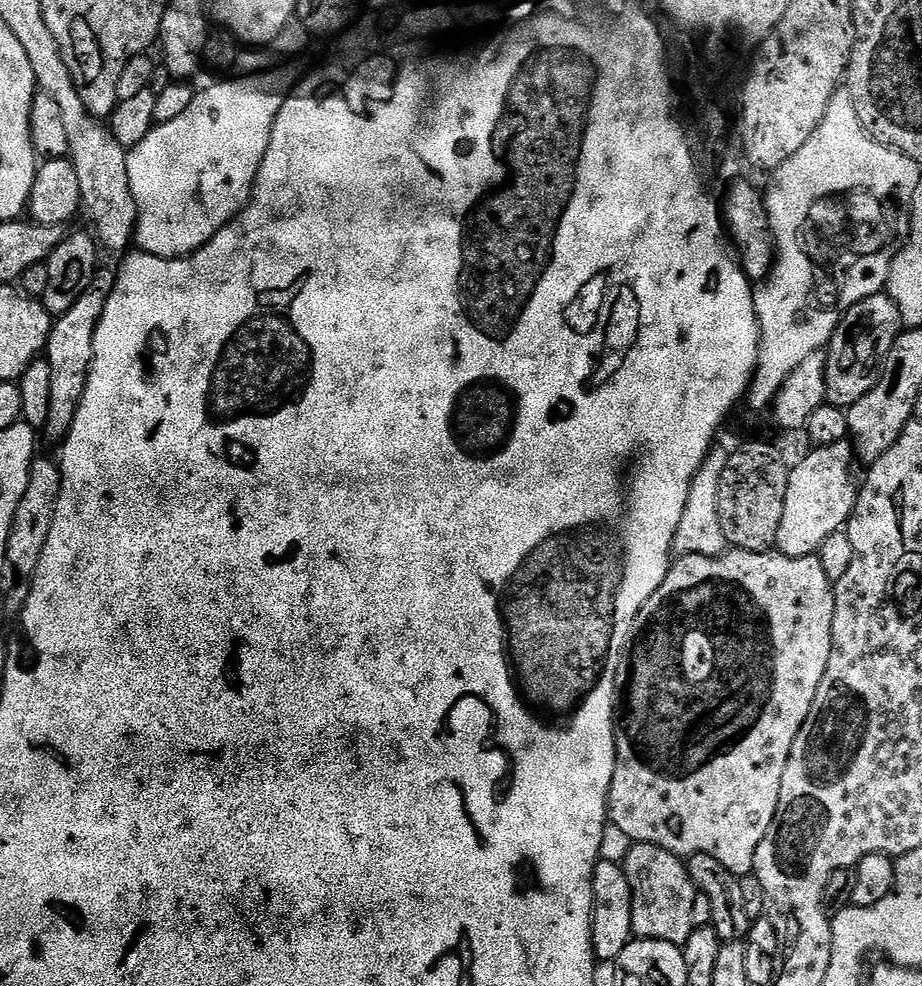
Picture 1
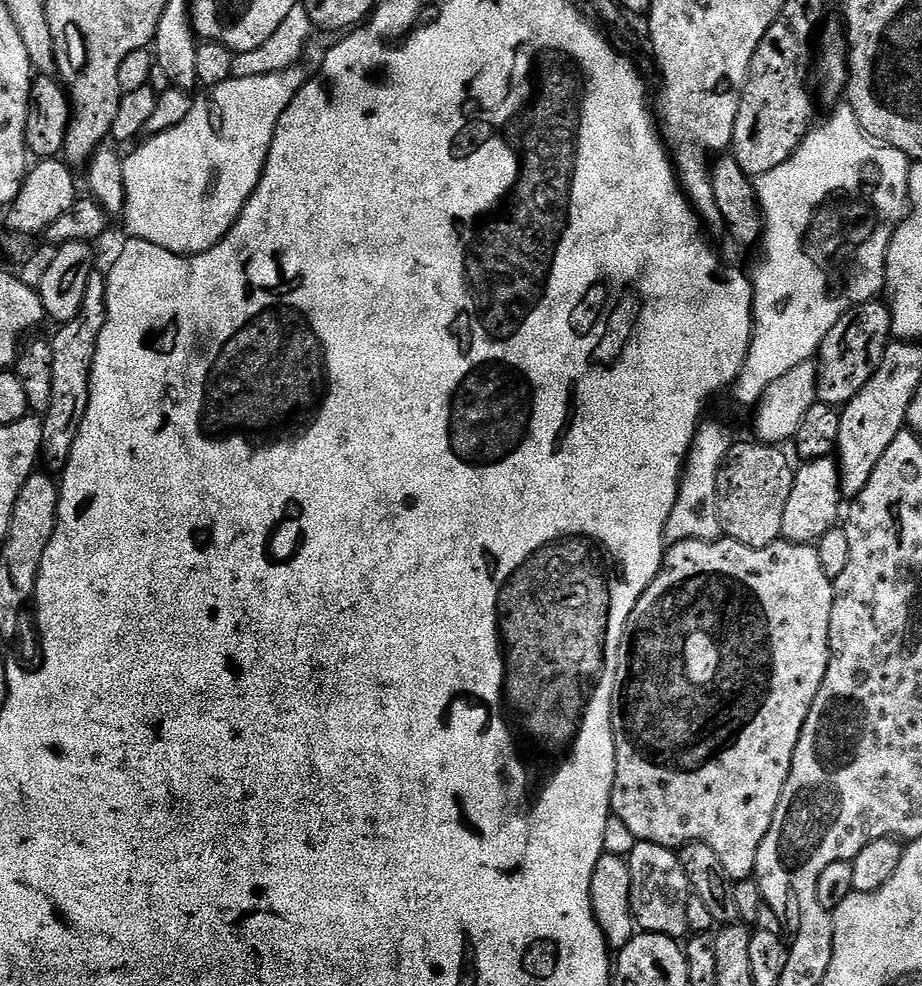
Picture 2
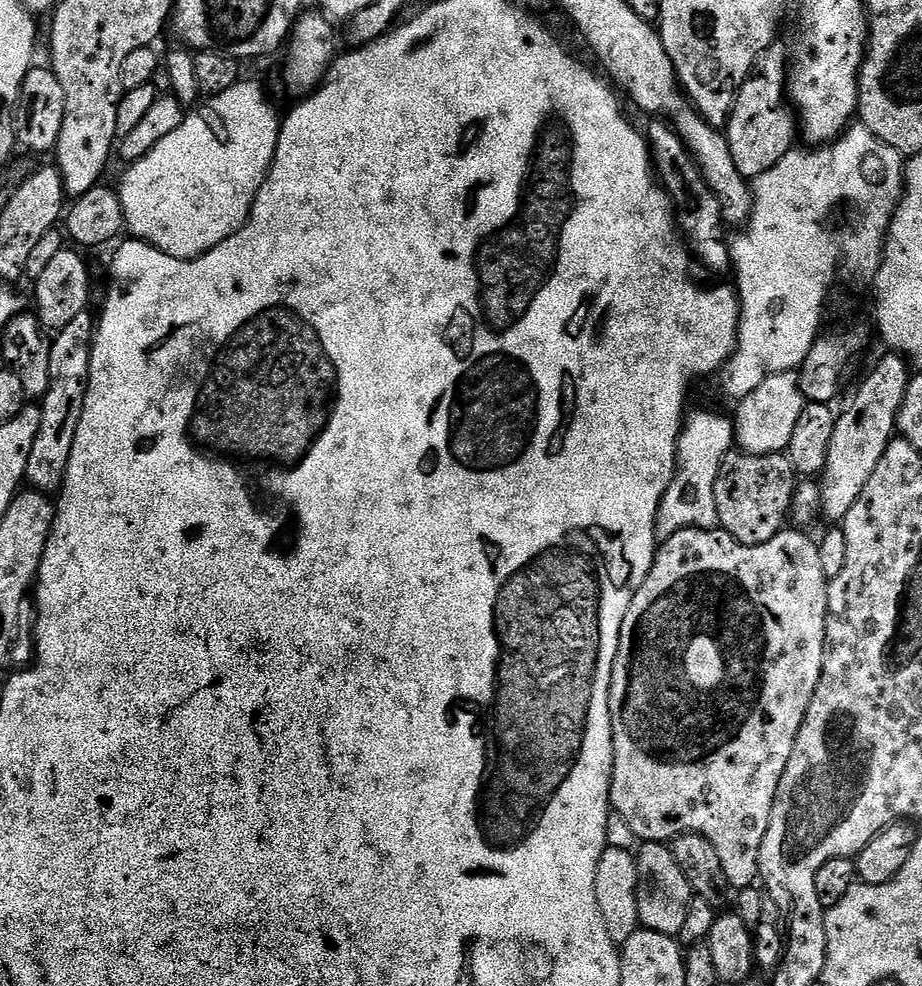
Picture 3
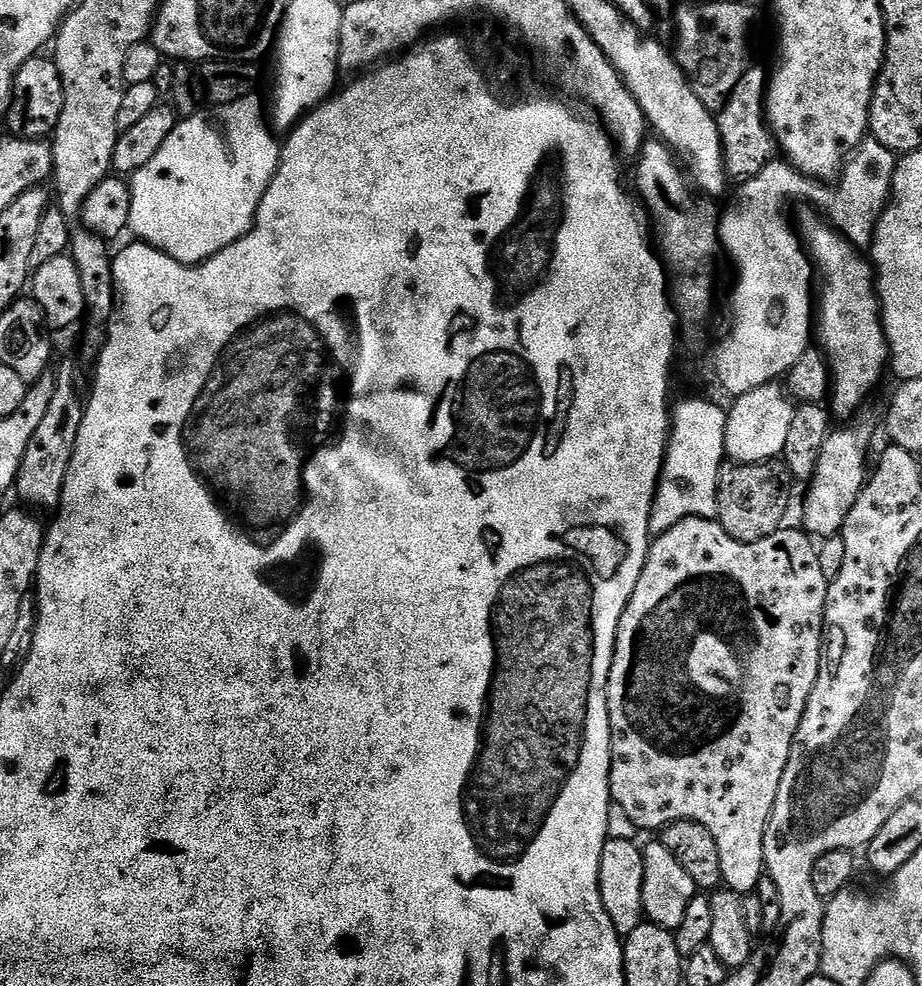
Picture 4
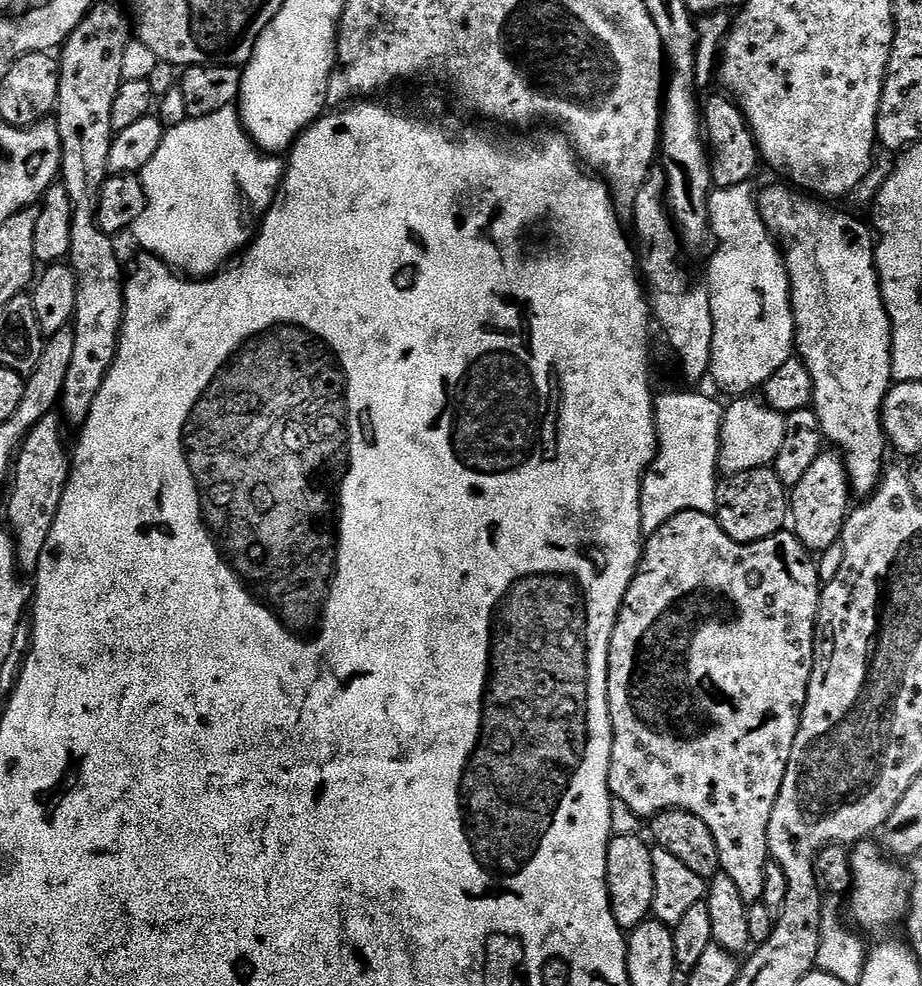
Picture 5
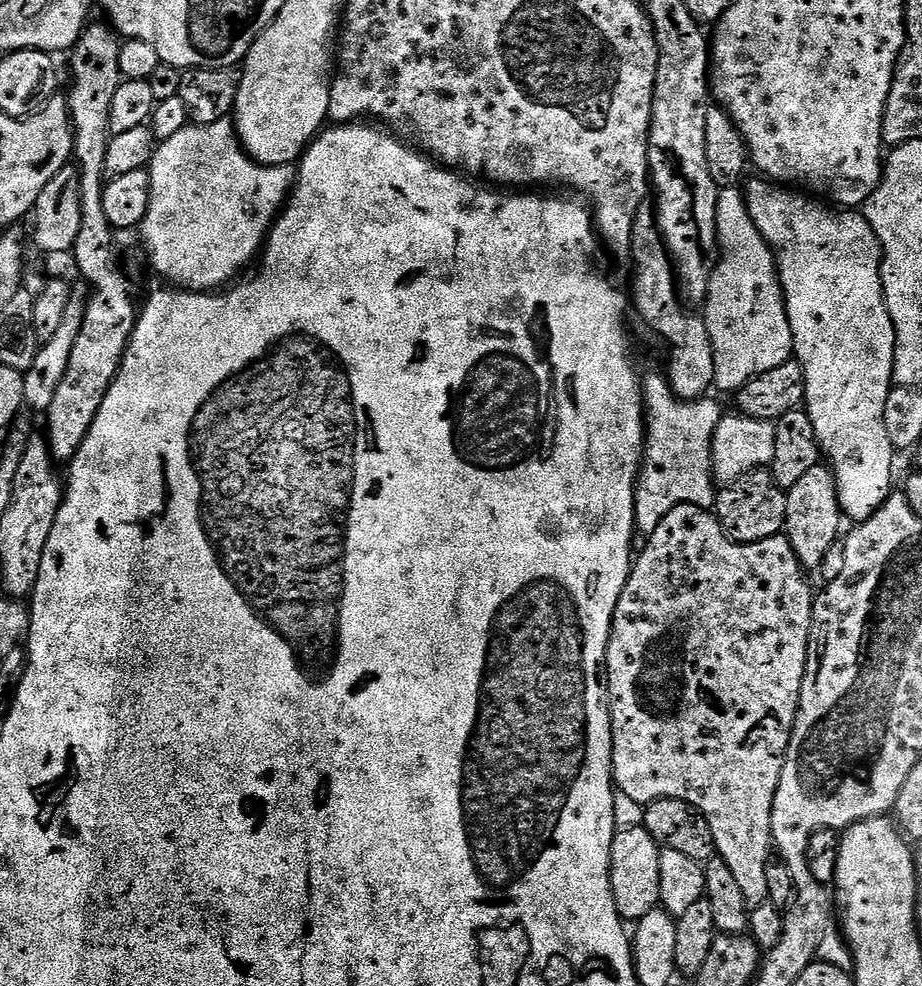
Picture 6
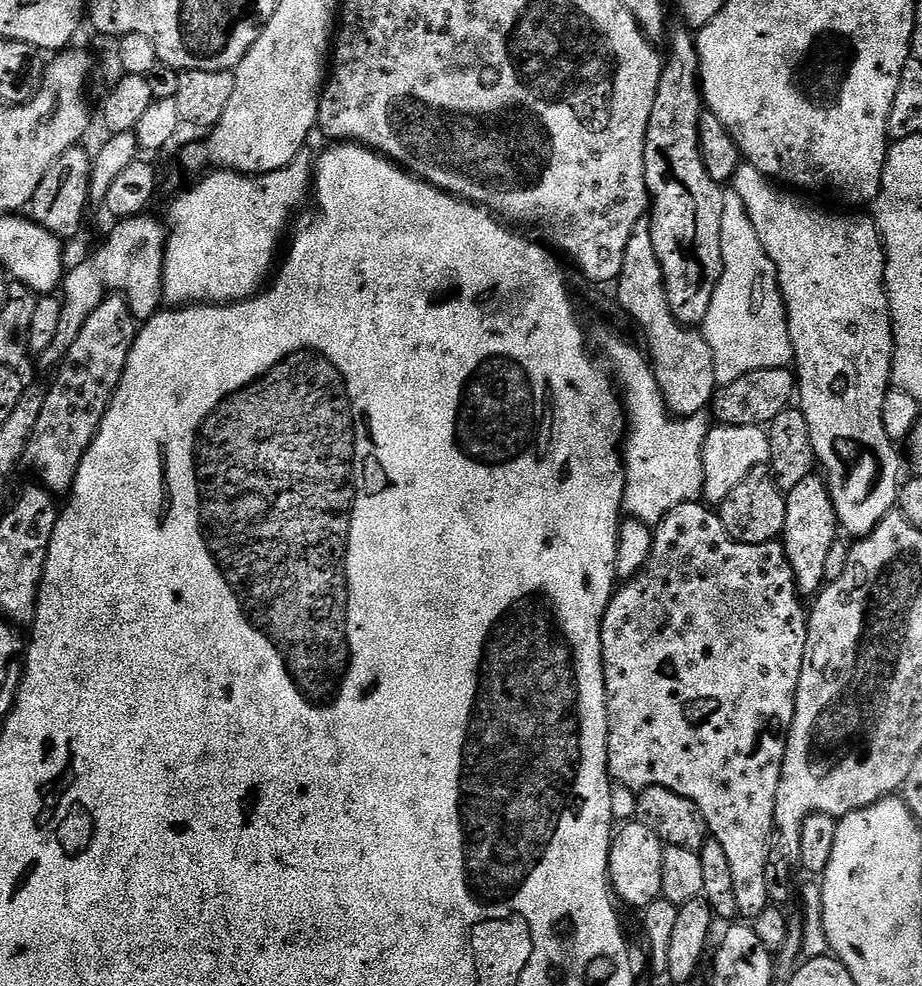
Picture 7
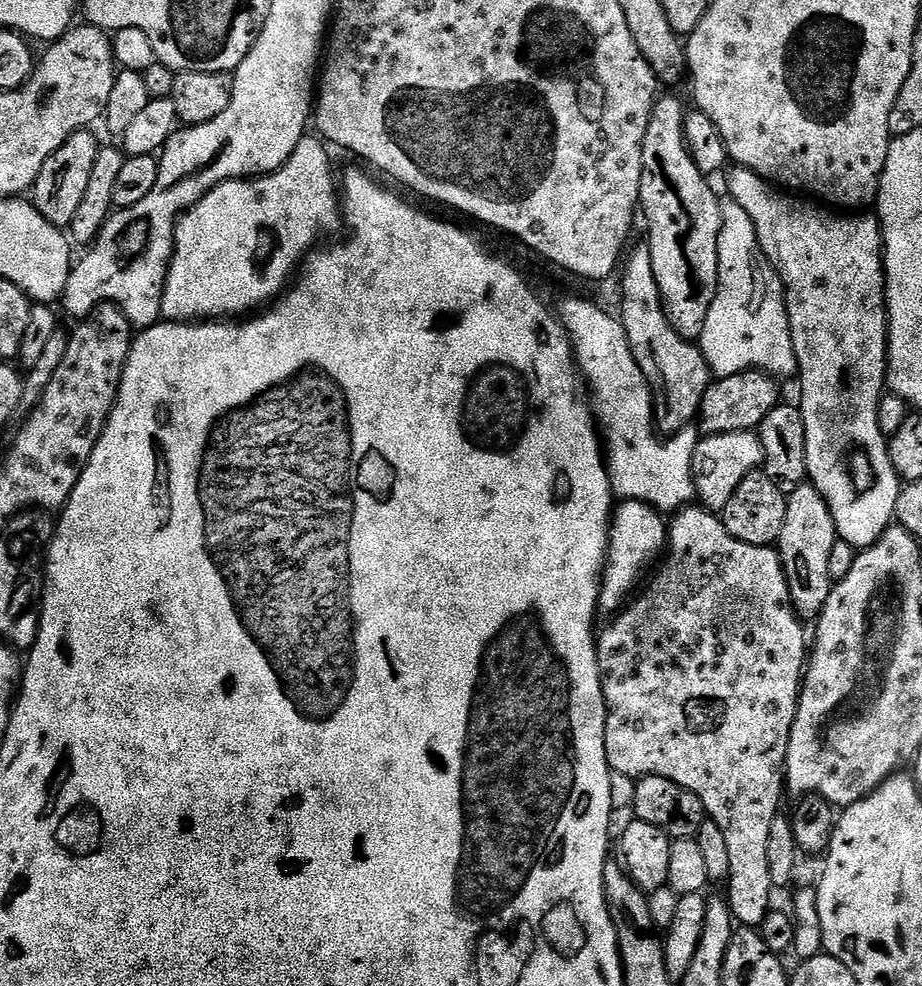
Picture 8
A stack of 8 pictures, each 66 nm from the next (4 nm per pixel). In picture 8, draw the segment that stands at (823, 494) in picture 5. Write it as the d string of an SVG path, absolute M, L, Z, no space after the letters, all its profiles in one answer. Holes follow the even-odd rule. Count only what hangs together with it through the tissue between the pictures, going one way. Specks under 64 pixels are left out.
M811 482L800 484L787 493L786 526L778 541L780 561L790 586L792 608L801 621L812 622L820 615L826 598L832 593L834 581L830 578L830 550L834 550L836 527L834 518L818 490Z

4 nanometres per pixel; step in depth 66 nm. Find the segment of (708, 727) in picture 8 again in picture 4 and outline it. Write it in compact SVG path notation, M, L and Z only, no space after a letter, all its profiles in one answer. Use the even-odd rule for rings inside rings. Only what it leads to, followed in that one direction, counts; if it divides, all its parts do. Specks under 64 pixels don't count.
M686 518L682 522L678 522L678 526L670 526L670 530L666 530L666 534L655 537L648 545L646 566L642 570L642 578L638 578L638 586L633 590L630 602L620 619L618 634L616 635L616 652L612 655L610 678L608 679L608 717L610 718L610 730L612 731L612 769L610 770L610 782L608 783L612 791L611 803L622 806L622 810L626 810L626 815L629 816L630 822L634 822L637 830L644 830L644 828L663 830L675 819L693 820L702 826L706 826L706 830L710 830L710 834L714 834L714 842L718 842L718 855L722 858L723 887L729 892L755 893L759 889L761 878L766 875L764 867L764 835L772 817L774 802L778 798L778 786L782 782L786 762L790 758L794 734L802 722L802 714L806 710L808 699L814 690L814 682L820 673L820 657L824 643L824 607L826 606L826 594L828 593L830 581L822 574L822 566L818 562L817 541L799 527L796 528L785 526L780 531L770 534L770 538L762 538L762 542L743 544L734 538L730 538L730 534L726 534L724 527L716 520Z

